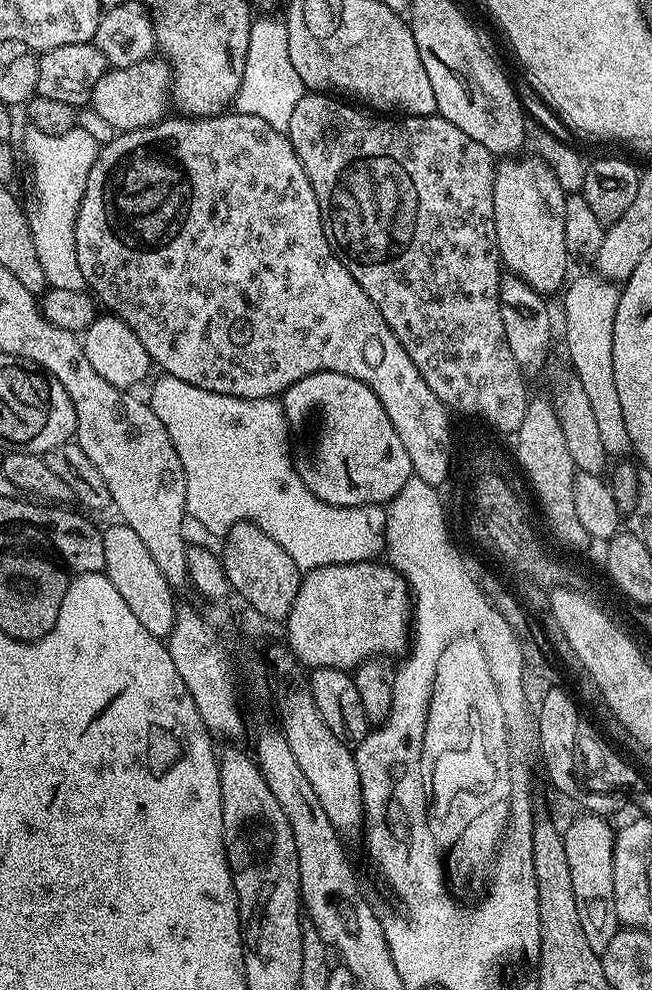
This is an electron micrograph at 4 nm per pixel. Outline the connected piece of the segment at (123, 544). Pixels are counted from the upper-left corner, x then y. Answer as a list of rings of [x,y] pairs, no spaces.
[[[115,522],[109,528],[103,529],[104,541],[102,550],[104,551],[104,575],[114,582],[114,590],[122,594],[126,601],[126,606],[130,606],[130,611],[150,634],[161,638],[167,638],[172,633],[172,627],[176,621],[178,603],[174,597],[174,589],[170,582],[166,582],[166,574],[158,570],[158,562],[154,562],[154,557],[146,550],[146,545],[122,522]]]

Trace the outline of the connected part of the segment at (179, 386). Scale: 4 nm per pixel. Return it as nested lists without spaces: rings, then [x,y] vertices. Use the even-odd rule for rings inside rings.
[[[160,374],[157,377],[156,381],[151,381],[152,409],[158,414],[162,426],[166,426],[166,434],[170,434],[174,450],[178,450],[178,458],[182,458],[188,516],[196,519],[210,535],[223,538],[238,522],[249,520],[270,534],[301,570],[376,560],[379,552],[381,555],[385,551],[386,511],[381,505],[343,508],[327,504],[308,489],[306,482],[302,482],[296,472],[293,453],[288,453],[290,429],[284,417],[284,405],[279,399],[234,398],[190,386],[173,376]]]

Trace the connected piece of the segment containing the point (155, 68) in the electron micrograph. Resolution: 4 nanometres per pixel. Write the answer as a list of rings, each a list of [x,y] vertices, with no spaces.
[[[149,58],[134,66],[125,68],[109,67],[98,86],[92,88],[91,111],[96,112],[117,132],[133,132],[139,128],[149,128],[165,119],[170,108],[172,91],[172,70],[163,58]]]

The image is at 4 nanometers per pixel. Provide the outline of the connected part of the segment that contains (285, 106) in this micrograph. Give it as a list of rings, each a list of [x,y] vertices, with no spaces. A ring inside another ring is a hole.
[[[264,14],[252,21],[250,46],[246,46],[246,70],[242,70],[242,86],[238,86],[234,108],[242,114],[262,118],[274,130],[287,133],[294,106],[306,95],[306,89],[302,78],[298,78],[298,70],[294,70],[294,62],[290,62],[288,25],[274,17]]]

